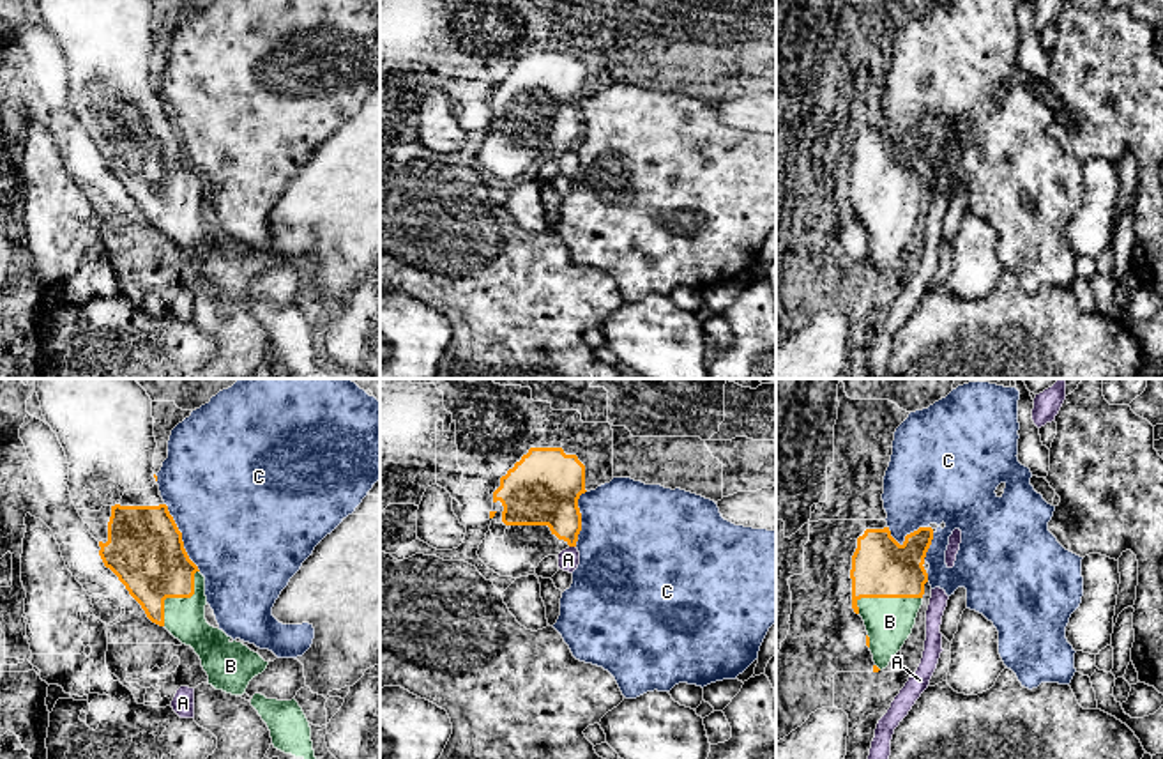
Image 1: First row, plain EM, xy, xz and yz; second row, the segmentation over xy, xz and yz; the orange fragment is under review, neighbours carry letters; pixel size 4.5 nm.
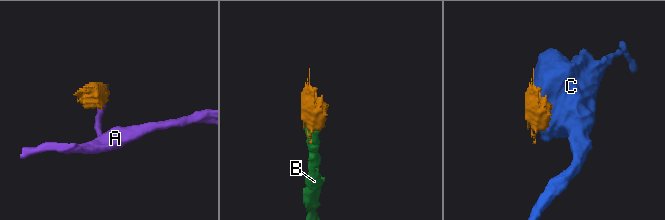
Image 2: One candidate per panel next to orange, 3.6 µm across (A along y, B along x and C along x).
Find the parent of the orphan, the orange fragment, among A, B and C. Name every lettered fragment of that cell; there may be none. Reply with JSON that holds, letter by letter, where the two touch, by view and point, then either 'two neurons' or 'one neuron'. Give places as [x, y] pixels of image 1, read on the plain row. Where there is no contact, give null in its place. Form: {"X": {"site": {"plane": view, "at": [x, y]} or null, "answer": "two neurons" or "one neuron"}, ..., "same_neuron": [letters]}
{"A": {"site": {"plane": "xz", "at": [573, 149]}, "answer": "two neurons"}, "B": {"site": {"plane": "xy", "at": [177, 200]}, "answer": "one neuron"}, "C": {"site": {"plane": "xy", "at": [181, 140]}, "answer": "two neurons"}, "same_neuron": ["B"]}

